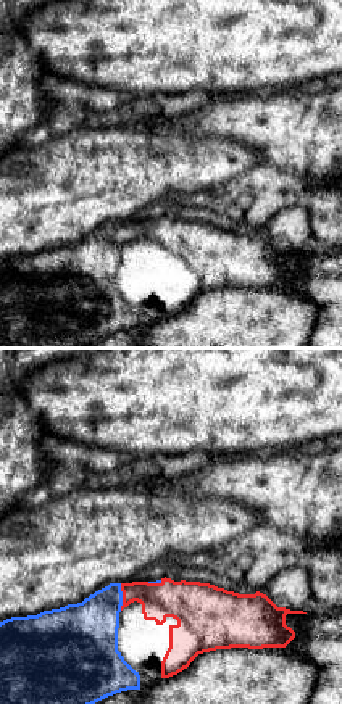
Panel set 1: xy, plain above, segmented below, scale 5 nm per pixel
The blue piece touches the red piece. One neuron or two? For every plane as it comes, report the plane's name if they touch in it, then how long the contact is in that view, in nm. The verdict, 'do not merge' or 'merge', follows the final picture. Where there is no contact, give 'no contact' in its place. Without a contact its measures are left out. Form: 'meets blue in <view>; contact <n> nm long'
meets blue in xy; contact 140 nm long

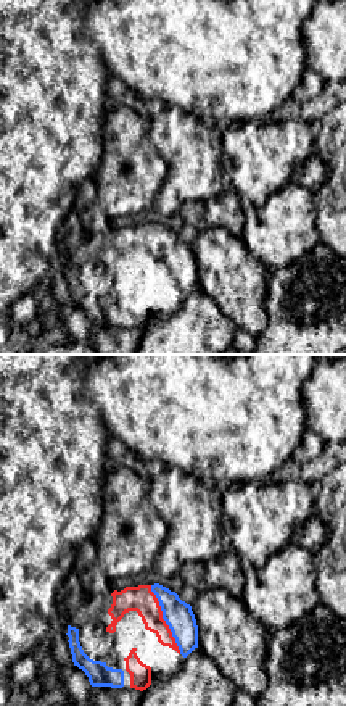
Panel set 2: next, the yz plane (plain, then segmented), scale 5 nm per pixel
meets blue in yz; contact 380 nm long

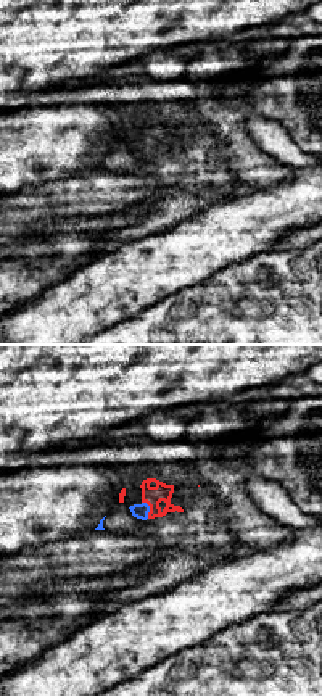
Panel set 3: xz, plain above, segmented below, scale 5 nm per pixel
meets blue in xz; contact 90 nm long

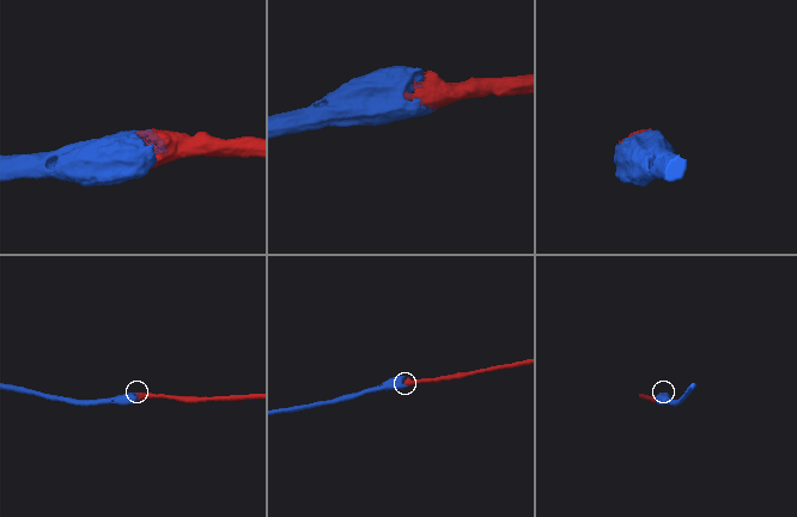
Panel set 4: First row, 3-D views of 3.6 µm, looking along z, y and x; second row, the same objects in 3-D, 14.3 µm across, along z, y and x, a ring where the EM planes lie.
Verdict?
merge

